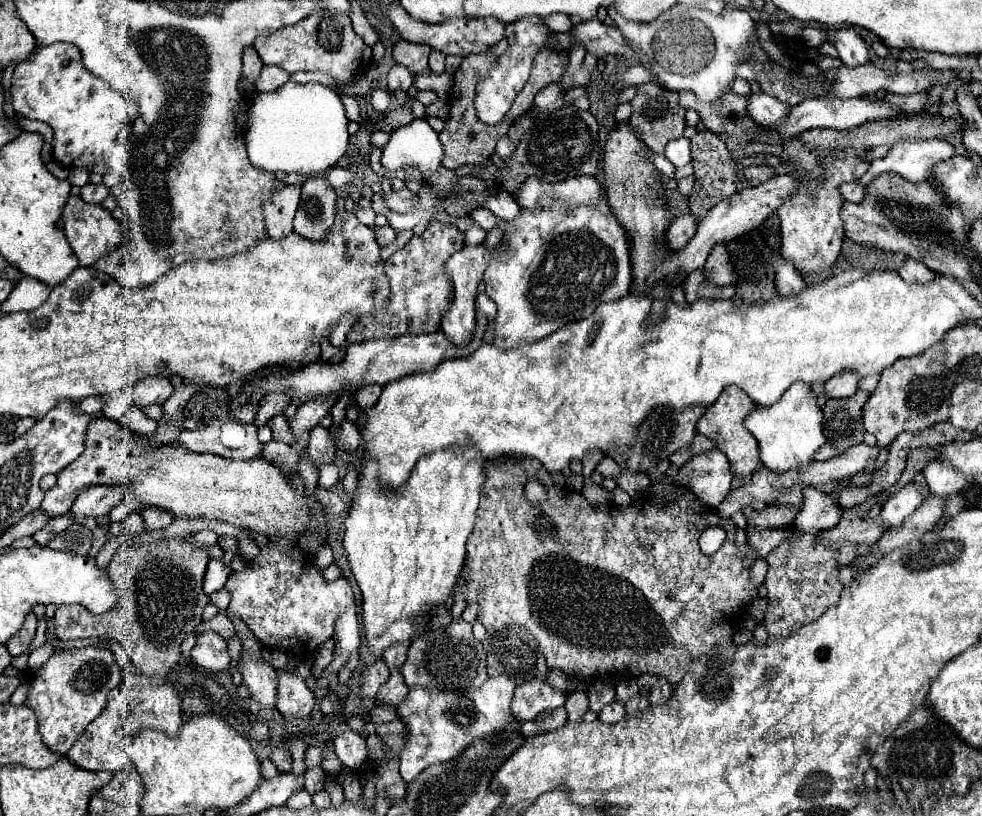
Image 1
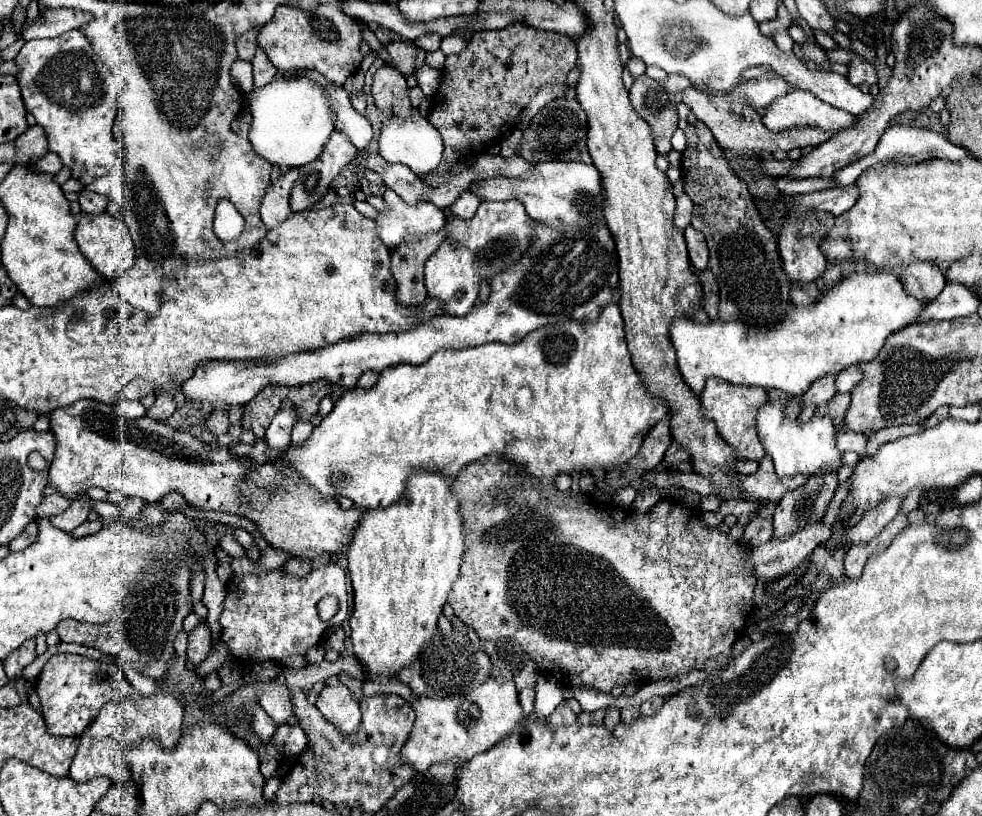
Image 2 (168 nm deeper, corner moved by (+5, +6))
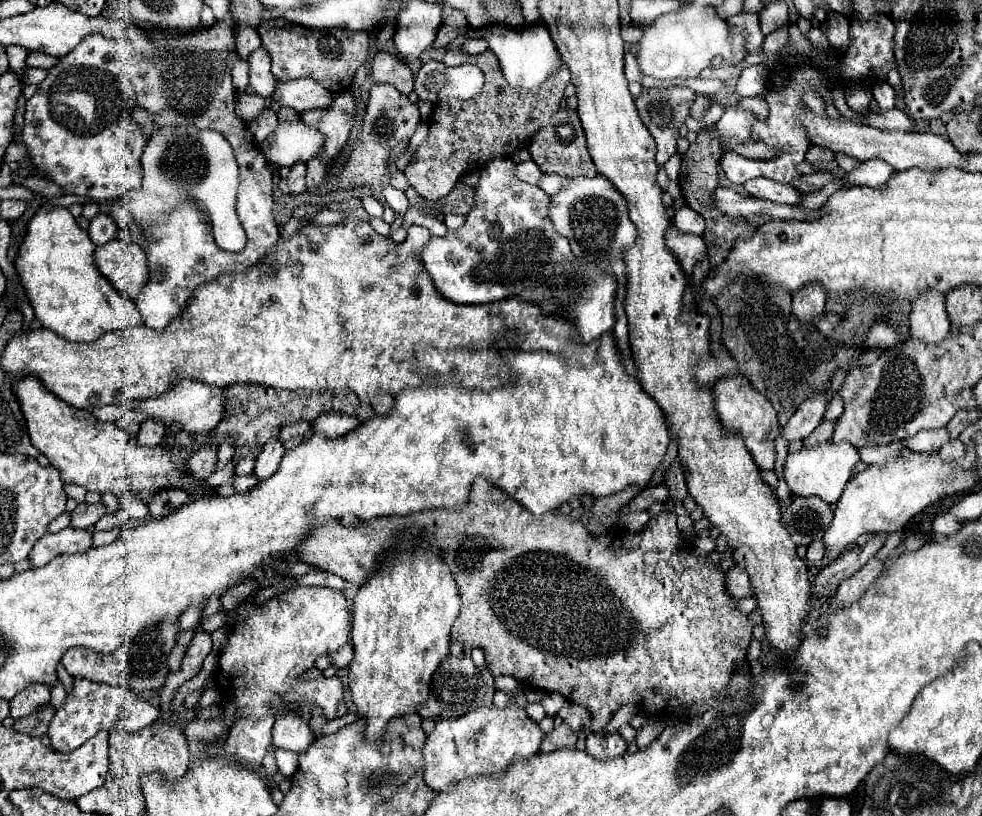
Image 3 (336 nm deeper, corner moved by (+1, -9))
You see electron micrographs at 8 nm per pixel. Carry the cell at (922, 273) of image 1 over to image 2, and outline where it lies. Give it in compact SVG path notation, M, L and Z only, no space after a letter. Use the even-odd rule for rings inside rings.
M911 263L901 271L901 281L909 295L915 295L923 301L933 301L945 287L945 277L933 263Z

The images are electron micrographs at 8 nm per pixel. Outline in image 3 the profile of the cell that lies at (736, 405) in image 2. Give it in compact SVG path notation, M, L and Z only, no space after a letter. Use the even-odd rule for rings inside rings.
M731 376L729 380L719 380L713 386L713 394L715 394L715 408L719 412L723 428L733 430L733 432L741 432L755 464L761 470L773 470L775 438L779 436L781 426L779 426L777 412L771 406L771 402L763 394L759 394L745 376Z

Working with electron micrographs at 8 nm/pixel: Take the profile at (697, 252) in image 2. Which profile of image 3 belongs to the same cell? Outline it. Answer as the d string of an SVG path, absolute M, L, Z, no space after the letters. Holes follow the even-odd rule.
M675 226L667 230L667 248L673 252L681 268L691 274L695 262L705 254L705 242L697 234L683 234Z

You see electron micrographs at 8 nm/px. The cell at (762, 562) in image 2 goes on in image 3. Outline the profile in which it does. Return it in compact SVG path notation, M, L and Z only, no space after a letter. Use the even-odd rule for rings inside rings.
M733 566L727 574L725 574L725 588L727 592L733 596L733 598L745 598L745 596L751 596L753 590L751 590L751 582L749 582L749 576L743 568L739 566Z

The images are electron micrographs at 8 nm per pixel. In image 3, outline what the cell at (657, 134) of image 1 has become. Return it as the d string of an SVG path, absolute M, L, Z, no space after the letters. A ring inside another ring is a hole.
M643 88L641 96L635 100L637 110L639 110L639 118L643 120L643 124L647 126L647 130L651 132L651 136L655 138L657 144L657 154L655 160L659 166L663 166L675 152L675 144L679 138L679 128L685 122L685 118L689 116L689 106L693 104L695 92L689 88Z

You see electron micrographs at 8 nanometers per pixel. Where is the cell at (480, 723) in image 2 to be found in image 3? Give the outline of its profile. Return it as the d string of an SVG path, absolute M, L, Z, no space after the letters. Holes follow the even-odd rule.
M509 704L503 710L495 706L481 706L461 718L441 720L427 736L427 742L423 746L425 782L431 790L443 792L451 784L461 782L469 776L503 774L509 764L535 756L539 752L543 736L545 734L539 724L529 720L527 712L515 704Z

